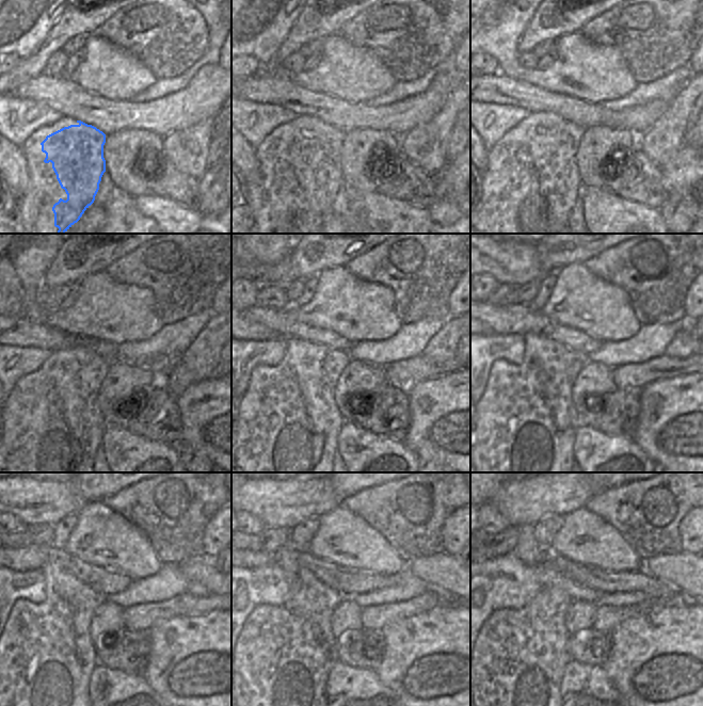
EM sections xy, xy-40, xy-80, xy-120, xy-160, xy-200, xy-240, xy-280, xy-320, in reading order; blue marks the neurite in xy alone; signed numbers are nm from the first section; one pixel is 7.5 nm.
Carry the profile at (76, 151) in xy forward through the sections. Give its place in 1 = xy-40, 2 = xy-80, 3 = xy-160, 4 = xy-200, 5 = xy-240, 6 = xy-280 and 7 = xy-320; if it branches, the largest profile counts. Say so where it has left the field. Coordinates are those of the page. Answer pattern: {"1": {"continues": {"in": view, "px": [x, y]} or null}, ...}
{"1": {"continues": {"in": "xy-40", "px": [316, 164]}}, "2": {"continues": {"in": "xy-80", "px": [559, 178]}}, "3": {"continues": {"in": "xy-160", "px": [319, 445]}}, "4": {"continues": {"in": "xy-200", "px": [557, 445]}}, "5": {"continues": {"in": "xy-240", "px": [76, 682]}}, "6": {"continues": {"in": "xy-280", "px": [324, 651]}}, "7": {"continues": {"in": "xy-320", "px": [560, 652]}}}

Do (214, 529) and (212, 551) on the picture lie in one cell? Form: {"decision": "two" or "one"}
{"decision": "one"}

